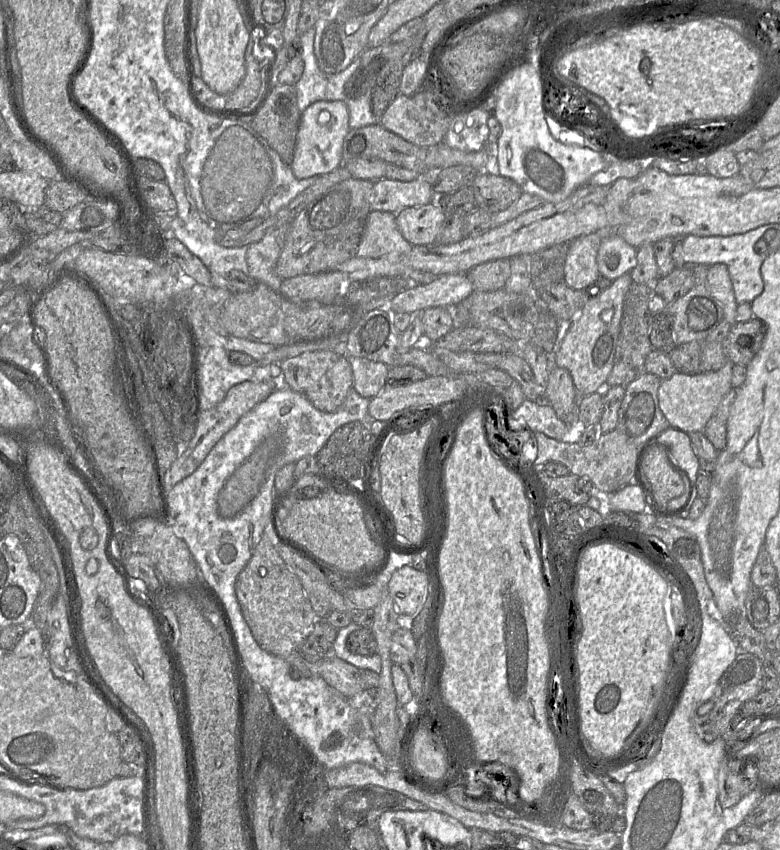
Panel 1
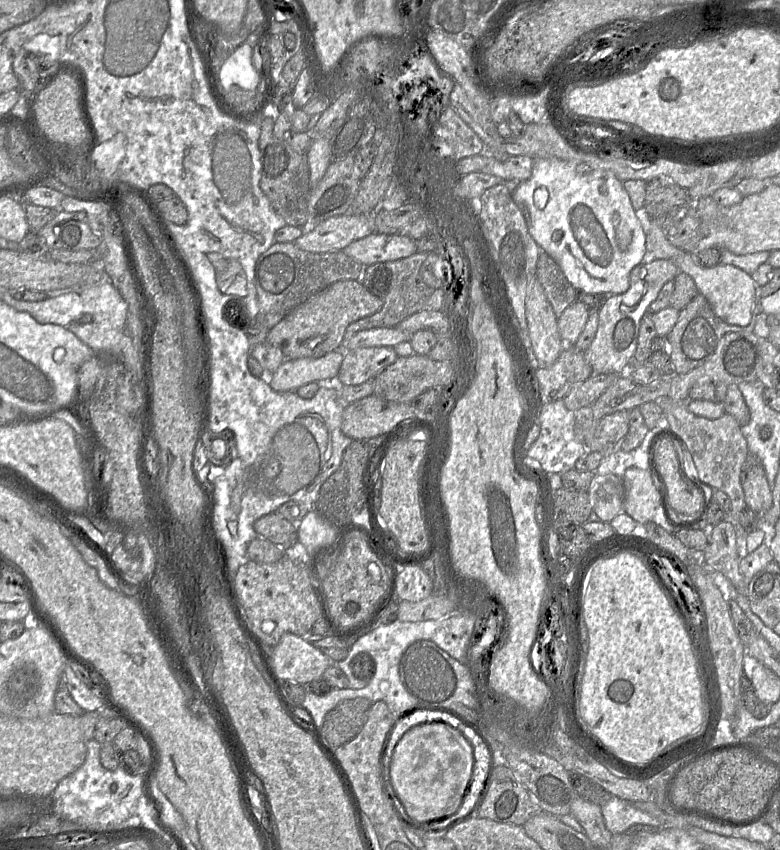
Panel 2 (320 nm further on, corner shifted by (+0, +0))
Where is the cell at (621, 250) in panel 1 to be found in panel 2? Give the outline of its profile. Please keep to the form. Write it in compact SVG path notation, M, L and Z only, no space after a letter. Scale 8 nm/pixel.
M557 158L534 159L530 178L515 184L512 198L525 215L532 238L559 264L575 289L592 294L624 293L630 286L630 272L642 262L646 253L643 223L623 182L611 170L594 169L589 173L580 173L576 166Z

